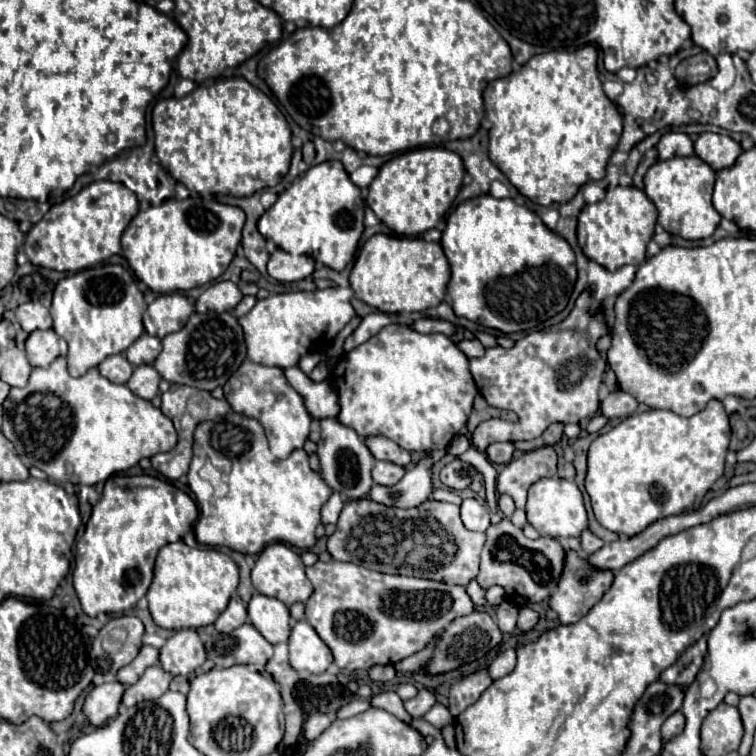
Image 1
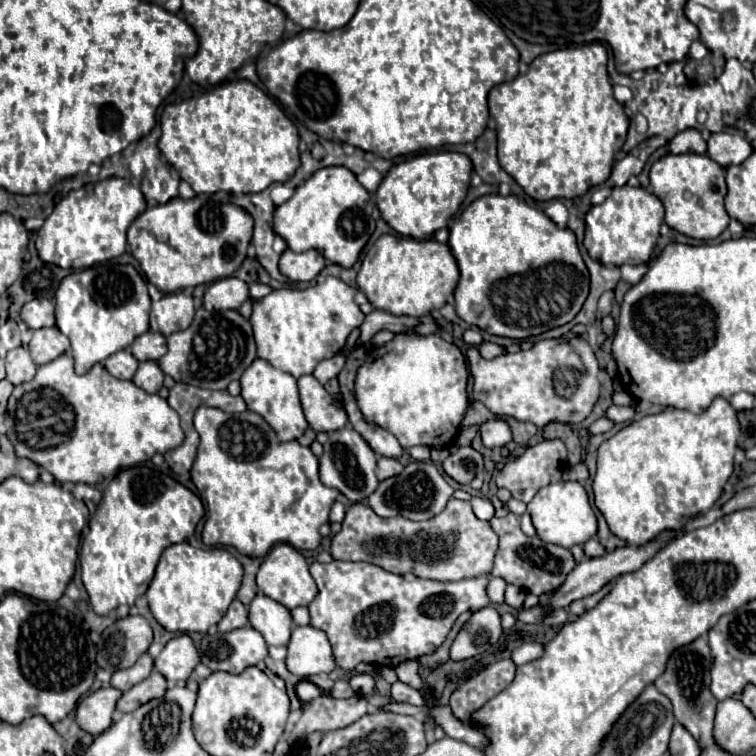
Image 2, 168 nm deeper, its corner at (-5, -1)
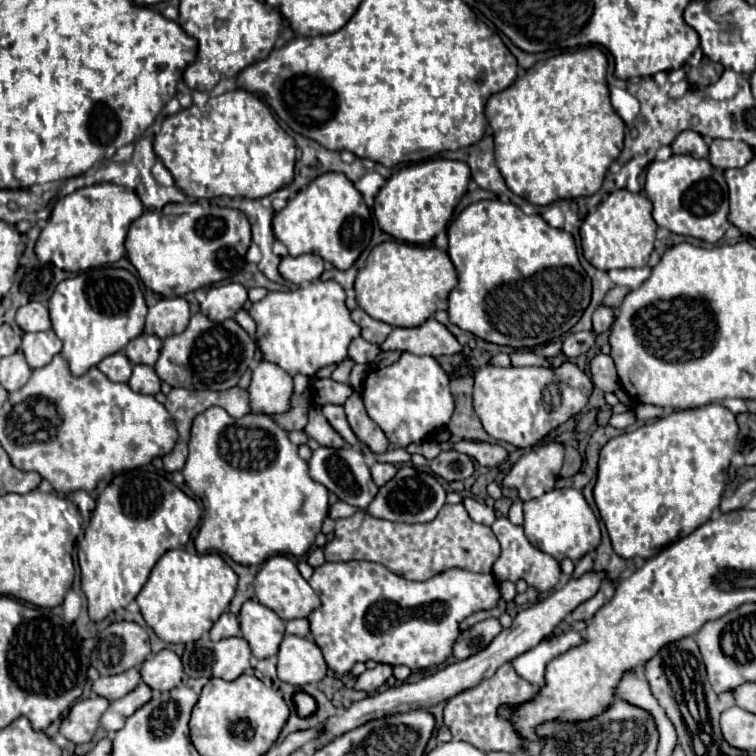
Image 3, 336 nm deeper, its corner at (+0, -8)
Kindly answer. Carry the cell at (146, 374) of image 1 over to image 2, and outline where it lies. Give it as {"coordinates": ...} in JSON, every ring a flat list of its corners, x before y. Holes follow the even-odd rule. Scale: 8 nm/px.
{"coordinates":[[142,361,132,381,146,393,158,393,164,381,164,373,156,361]]}

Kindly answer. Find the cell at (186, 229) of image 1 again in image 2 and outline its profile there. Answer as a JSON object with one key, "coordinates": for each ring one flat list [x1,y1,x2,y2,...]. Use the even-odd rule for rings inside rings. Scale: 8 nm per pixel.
{"coordinates":[[196,195,192,199,174,197,164,205,146,209,128,229,128,245,132,255,138,259,146,279,164,293,182,291,186,287,196,287,202,283,212,283,222,277,230,277,246,259,246,249,252,239,252,215,234,203,216,203,206,195]]}

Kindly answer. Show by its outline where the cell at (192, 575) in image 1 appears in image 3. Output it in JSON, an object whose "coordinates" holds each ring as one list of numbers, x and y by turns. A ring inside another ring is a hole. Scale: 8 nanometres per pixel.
{"coordinates":[[177,548,159,558,147,584,137,594,137,604,147,626,151,626,161,640,187,644,211,630,211,624,227,610,235,588,237,574,219,554,189,554]]}

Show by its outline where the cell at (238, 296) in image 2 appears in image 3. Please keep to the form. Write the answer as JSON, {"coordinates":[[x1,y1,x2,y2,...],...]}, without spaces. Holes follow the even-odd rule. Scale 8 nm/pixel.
{"coordinates":[[229,282,211,286,205,294,205,300,201,302,201,312,215,322,223,322,227,318,233,318,235,312,245,304,247,290,241,284]]}

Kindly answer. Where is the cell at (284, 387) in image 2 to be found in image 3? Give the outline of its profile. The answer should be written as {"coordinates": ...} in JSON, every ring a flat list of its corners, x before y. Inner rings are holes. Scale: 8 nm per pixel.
{"coordinates":[[261,362,253,374,249,392,251,414,283,414,291,408,293,378,271,362]]}

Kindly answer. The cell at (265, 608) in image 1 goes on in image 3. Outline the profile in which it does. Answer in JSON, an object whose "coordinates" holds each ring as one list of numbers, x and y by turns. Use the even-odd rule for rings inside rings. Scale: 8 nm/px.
{"coordinates":[[257,598,247,600,239,612,241,634,249,642,253,656,267,658,277,654,285,634,285,622]]}

